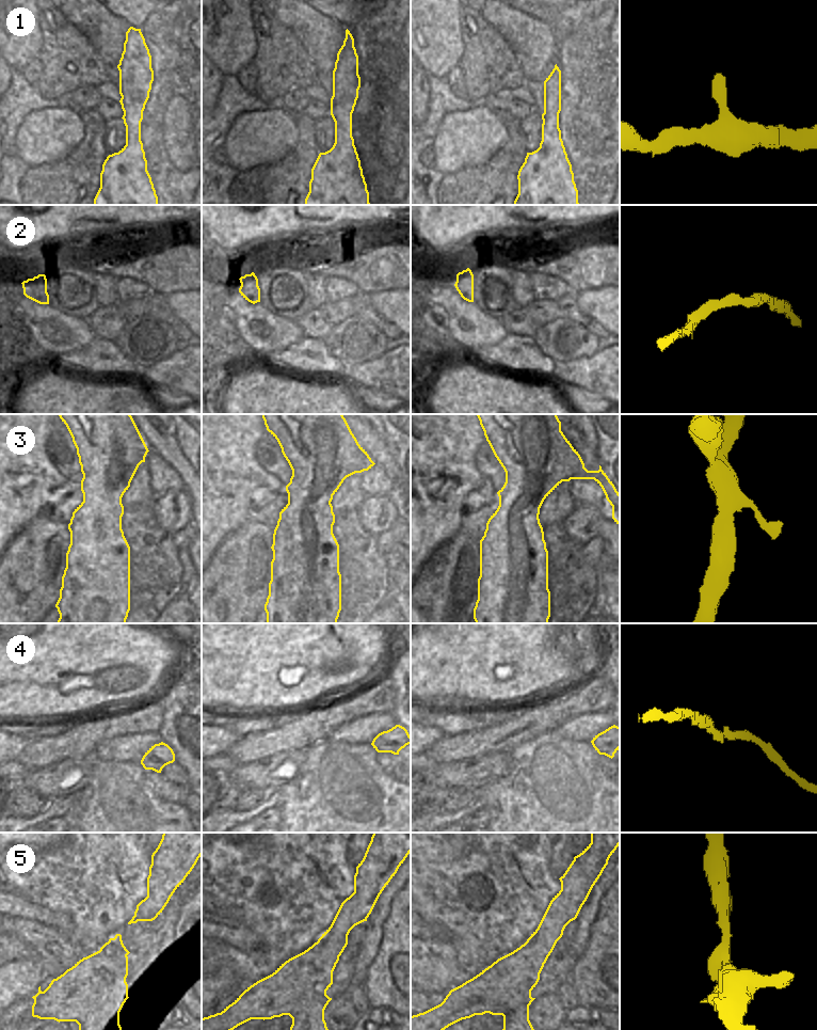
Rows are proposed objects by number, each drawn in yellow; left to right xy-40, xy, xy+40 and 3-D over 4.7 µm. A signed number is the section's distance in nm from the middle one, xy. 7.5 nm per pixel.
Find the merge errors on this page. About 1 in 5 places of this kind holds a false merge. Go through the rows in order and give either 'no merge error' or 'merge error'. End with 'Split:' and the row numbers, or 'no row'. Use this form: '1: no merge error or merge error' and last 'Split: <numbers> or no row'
1: no merge error
2: no merge error
3: no merge error
4: no merge error
5: no merge error
Split: no row

